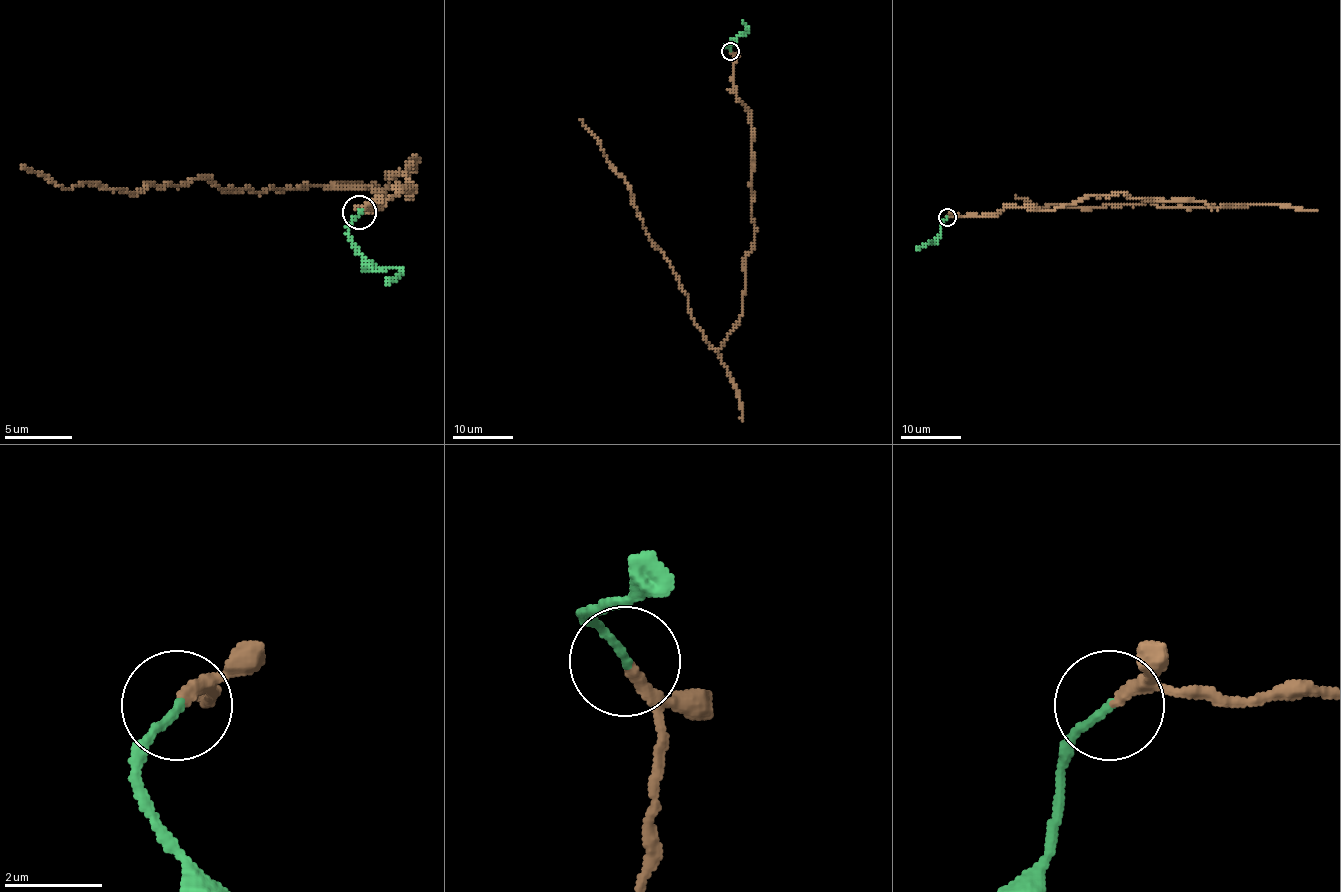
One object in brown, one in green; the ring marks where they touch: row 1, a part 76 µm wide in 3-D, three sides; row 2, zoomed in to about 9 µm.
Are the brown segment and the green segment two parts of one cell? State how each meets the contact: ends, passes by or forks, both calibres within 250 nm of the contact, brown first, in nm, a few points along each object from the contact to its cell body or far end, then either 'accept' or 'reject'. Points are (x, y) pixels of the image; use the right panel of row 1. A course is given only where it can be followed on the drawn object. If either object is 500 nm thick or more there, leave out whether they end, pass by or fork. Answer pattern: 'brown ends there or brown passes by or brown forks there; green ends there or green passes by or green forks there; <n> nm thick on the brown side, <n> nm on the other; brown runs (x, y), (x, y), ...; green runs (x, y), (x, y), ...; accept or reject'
brown ends there; green ends there; 240 nm thick on the brown side, 170 nm on the other; brown runs (947, 216), (1126, 193), (1245, 205), (1036, 207), (1015, 196); green runs (947, 217), (930, 243), (917, 249); accept

